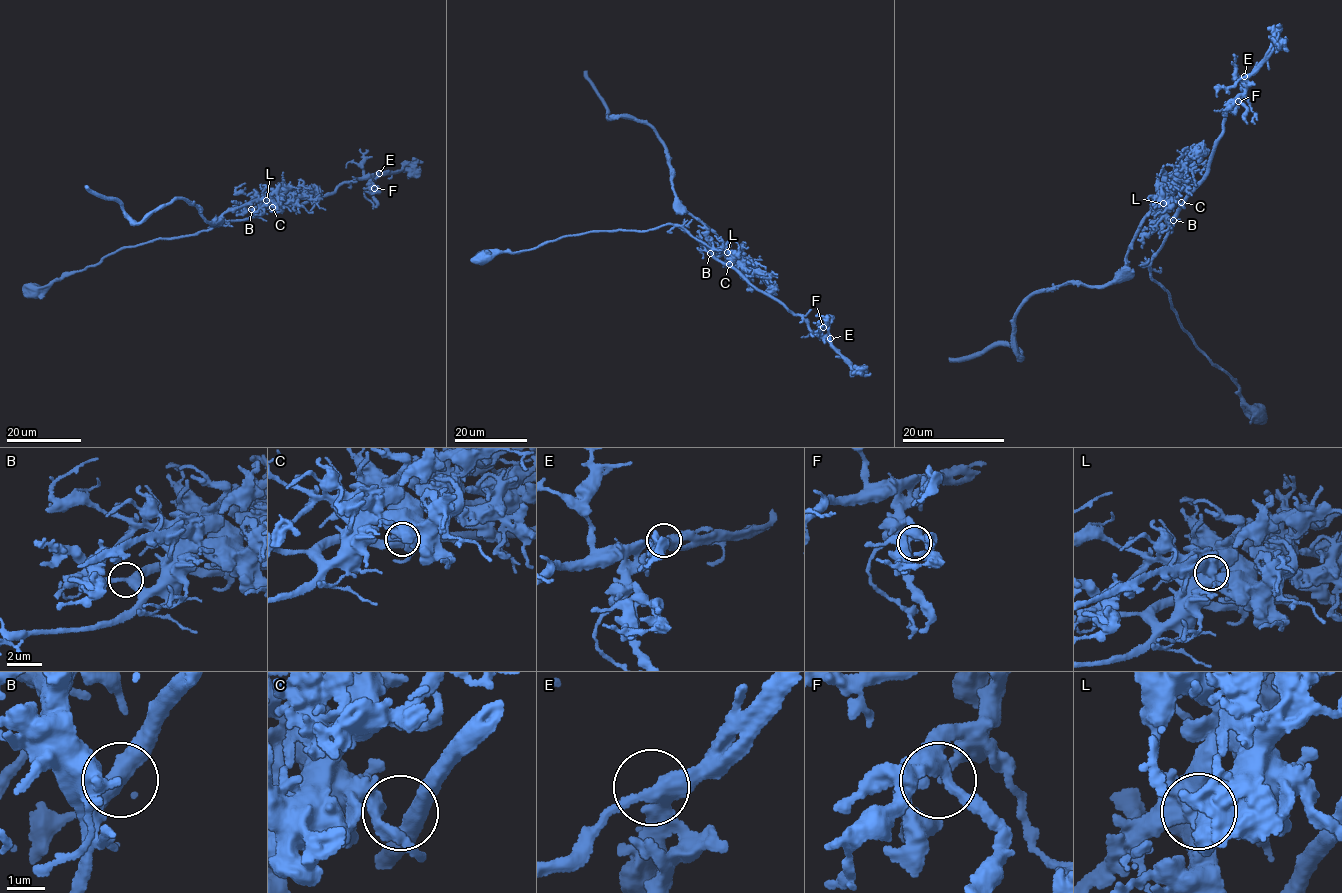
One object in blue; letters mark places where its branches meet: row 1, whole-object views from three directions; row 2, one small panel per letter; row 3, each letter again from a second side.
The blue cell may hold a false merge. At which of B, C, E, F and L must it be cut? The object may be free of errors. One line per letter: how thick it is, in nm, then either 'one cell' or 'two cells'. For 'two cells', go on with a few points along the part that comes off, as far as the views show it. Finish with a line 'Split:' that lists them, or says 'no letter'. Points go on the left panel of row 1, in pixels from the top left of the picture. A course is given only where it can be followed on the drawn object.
B: 360 nm | one cell
C: 400 nm | one cell
E: 400 nm | one cell
F: 420 nm | one cell
L: 650 nm | two cells | (267, 201), (258, 198), (211, 222), (183, 197), (136, 222), (111, 198), (85, 185)
Split: L

